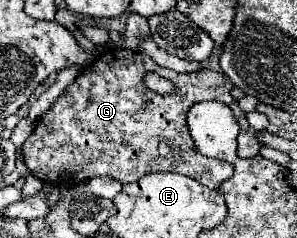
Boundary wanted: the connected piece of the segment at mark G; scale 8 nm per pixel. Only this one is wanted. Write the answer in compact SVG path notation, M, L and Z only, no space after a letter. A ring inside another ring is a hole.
M108 48L104 50L90 66L86 66L84 72L78 74L78 78L56 98L56 102L50 106L46 114L42 114L36 120L34 132L24 142L24 162L28 170L40 178L42 182L54 182L56 186L70 188L74 184L80 184L82 180L90 180L94 176L110 176L118 180L120 184L134 182L150 172L178 172L184 176L190 176L198 182L202 182L208 188L218 188L226 178L232 176L234 166L216 158L208 158L198 152L198 148L192 142L192 136L188 132L186 114L192 108L194 102L204 100L218 100L218 102L234 102L234 116L240 124L238 134L238 156L240 158L252 158L260 152L260 142L256 140L256 130L252 130L246 122L246 114L240 110L238 102L230 96L232 82L224 72L214 70L198 70L192 74L178 74L174 70L158 66L148 54L144 52L132 52L124 48ZM154 70L160 76L172 80L176 84L176 94L162 96L154 94L144 86L144 72Z

